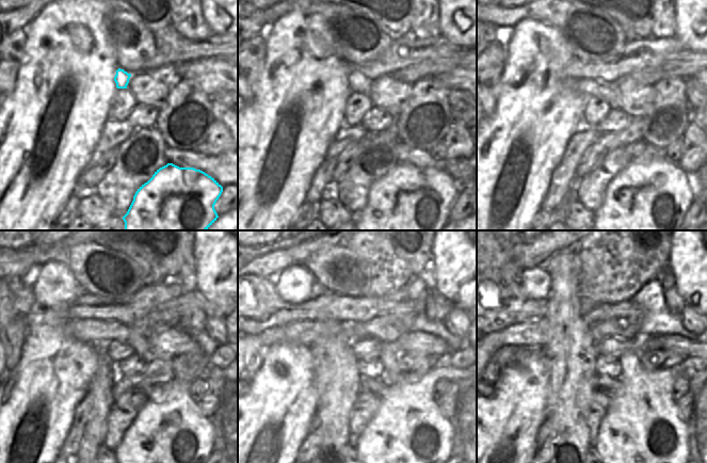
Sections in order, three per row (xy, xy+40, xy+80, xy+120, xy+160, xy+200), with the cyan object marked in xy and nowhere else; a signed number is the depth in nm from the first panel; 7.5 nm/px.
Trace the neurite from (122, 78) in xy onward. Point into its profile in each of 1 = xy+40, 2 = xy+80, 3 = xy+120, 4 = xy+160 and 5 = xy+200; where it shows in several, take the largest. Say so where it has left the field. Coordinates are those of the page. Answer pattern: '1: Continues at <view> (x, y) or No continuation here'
1: Continues at xy+40 (359, 83)
2: Continues at xy+80 (608, 91)
3: Continues at xy+120 (115, 331)
4: Continues at xy+160 (403, 446)
5: Continues at xy+200 (642, 443).

